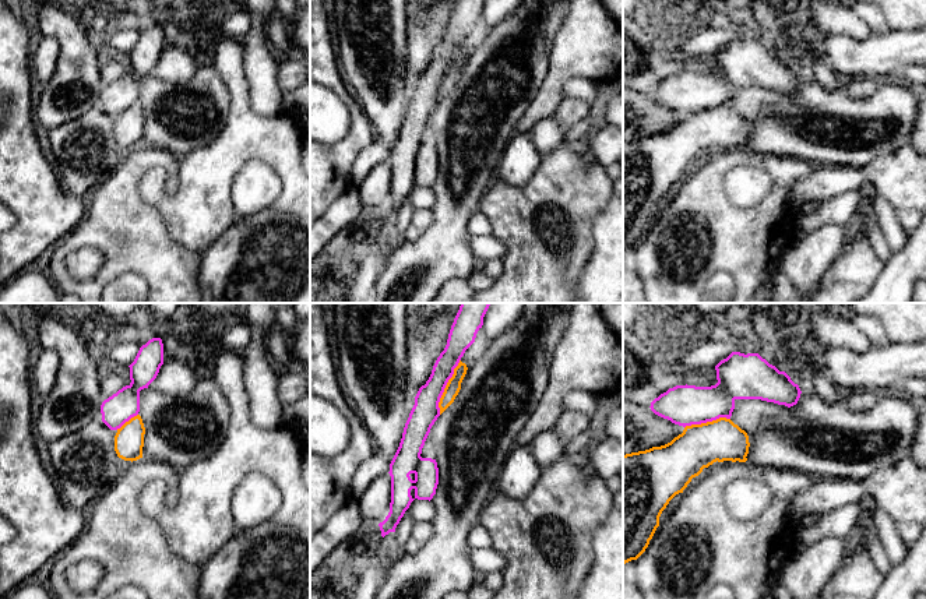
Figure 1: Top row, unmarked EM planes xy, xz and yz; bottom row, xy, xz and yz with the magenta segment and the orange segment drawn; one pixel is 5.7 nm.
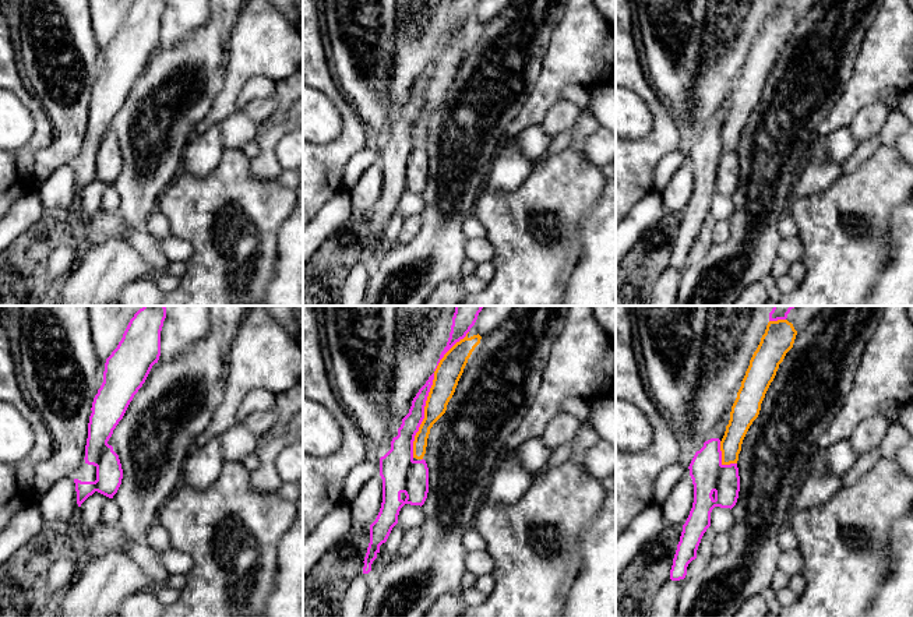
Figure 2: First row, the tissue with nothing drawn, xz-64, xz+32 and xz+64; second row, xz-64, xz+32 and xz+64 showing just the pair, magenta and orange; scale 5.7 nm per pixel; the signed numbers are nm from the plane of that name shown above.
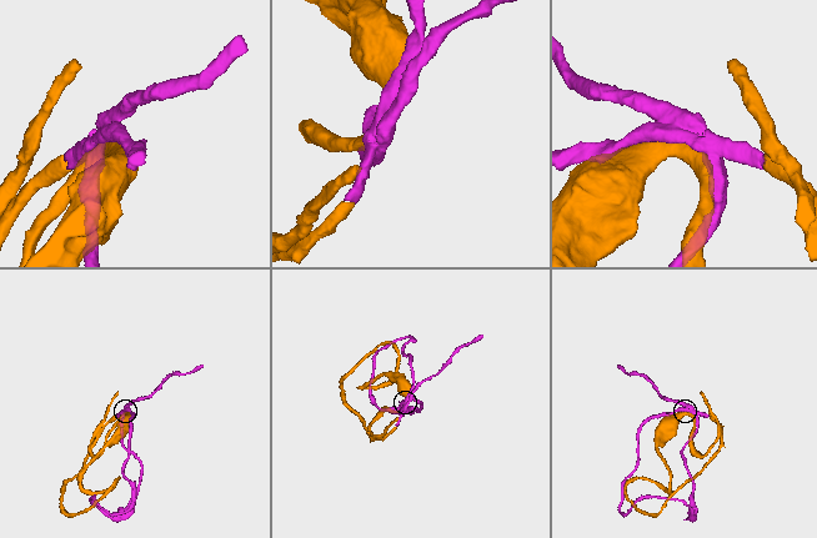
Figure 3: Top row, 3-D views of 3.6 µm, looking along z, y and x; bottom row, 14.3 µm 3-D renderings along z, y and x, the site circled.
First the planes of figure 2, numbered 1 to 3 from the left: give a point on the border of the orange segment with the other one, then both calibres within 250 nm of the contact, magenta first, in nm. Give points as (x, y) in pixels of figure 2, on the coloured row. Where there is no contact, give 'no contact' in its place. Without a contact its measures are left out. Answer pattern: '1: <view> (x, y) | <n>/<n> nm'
1: no contact
2: xz+32 (427, 394) | 110/150 nm
3: xz+64 (721, 459) | 200/130 nm

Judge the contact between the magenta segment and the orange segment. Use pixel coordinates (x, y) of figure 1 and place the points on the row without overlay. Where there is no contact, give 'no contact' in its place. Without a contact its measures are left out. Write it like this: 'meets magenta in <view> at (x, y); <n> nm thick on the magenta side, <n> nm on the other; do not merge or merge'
meets magenta in xz at (444, 74); 160 nm thick on the magenta side, 90 nm on the other; merge

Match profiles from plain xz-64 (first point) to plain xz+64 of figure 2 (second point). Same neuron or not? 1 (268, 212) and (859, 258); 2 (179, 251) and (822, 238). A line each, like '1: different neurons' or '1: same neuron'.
1: same neuron
2: different neurons

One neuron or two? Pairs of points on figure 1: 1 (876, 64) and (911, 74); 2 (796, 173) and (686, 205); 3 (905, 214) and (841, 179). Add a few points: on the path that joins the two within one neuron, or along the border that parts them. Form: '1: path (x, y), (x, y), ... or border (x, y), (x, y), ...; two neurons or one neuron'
1: border (911, 63), (900, 77); two neurons
2: path (773, 200), (756, 217), (714, 217); one neuron
3: path (895, 196), (877, 178), (859, 178); one neuron

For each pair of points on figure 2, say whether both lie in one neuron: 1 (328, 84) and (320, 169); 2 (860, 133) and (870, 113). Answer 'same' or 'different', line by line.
1: same
2: same

